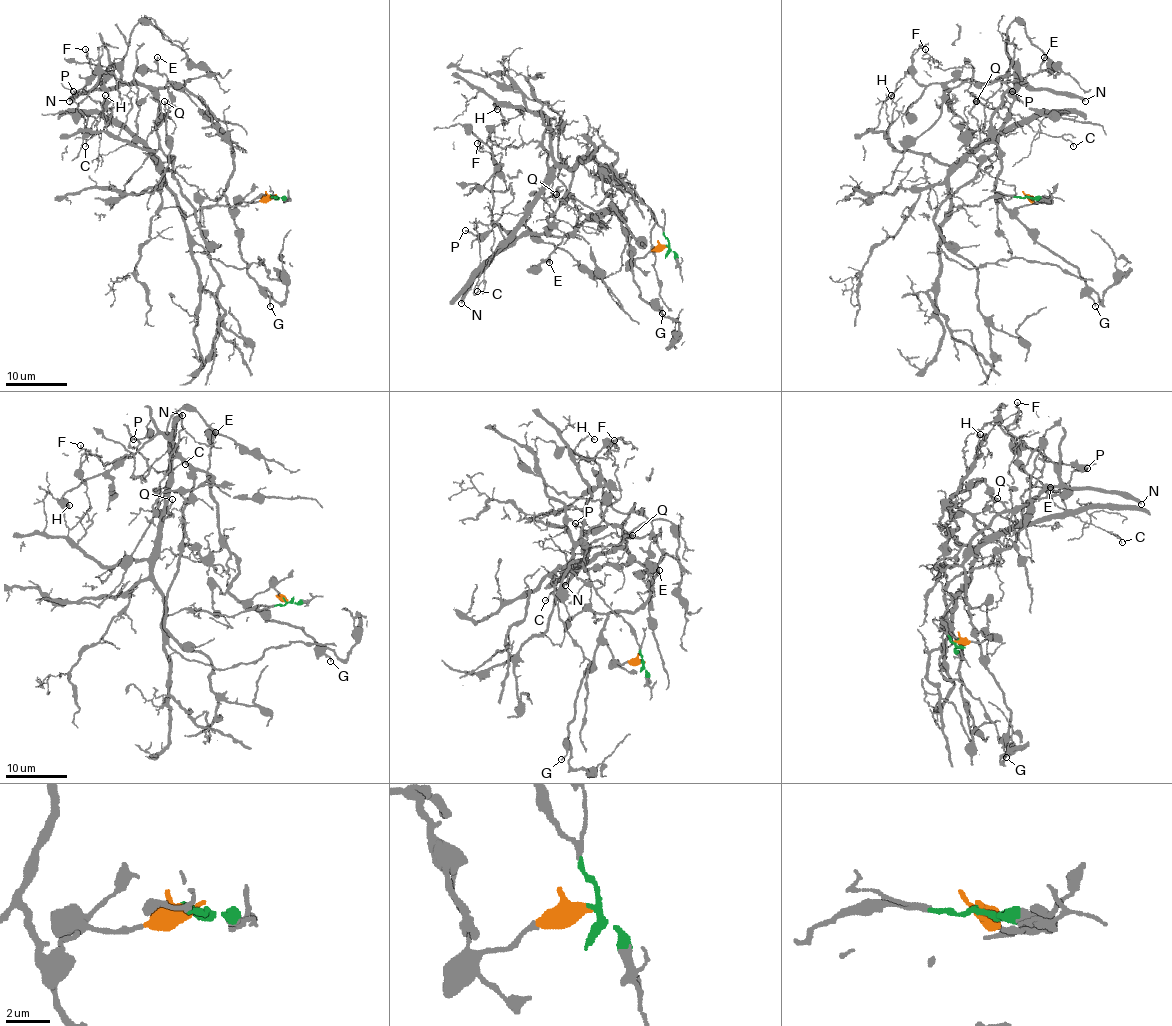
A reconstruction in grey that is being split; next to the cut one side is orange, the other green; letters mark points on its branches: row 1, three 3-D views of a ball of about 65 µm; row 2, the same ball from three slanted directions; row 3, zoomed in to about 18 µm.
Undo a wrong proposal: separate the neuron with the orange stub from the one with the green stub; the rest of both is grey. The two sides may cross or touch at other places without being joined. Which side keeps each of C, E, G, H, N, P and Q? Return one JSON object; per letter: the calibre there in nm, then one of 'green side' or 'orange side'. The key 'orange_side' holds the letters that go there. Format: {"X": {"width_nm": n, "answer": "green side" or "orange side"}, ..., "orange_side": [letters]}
{"C": {"width_nm": 110, "answer": "green side"}, "E": {"width_nm": 240, "answer": "orange side"}, "G": {"width_nm": 160, "answer": "orange side"}, "H": {"width_nm": 170, "answer": "green side"}, "N": {"width_nm": 340, "answer": "orange side"}, "P": {"width_nm": 170, "answer": "orange side"}, "Q": {"width_nm": 150, "answer": "green side"}, "orange_side": ["E", "G", "N", "P"]}

